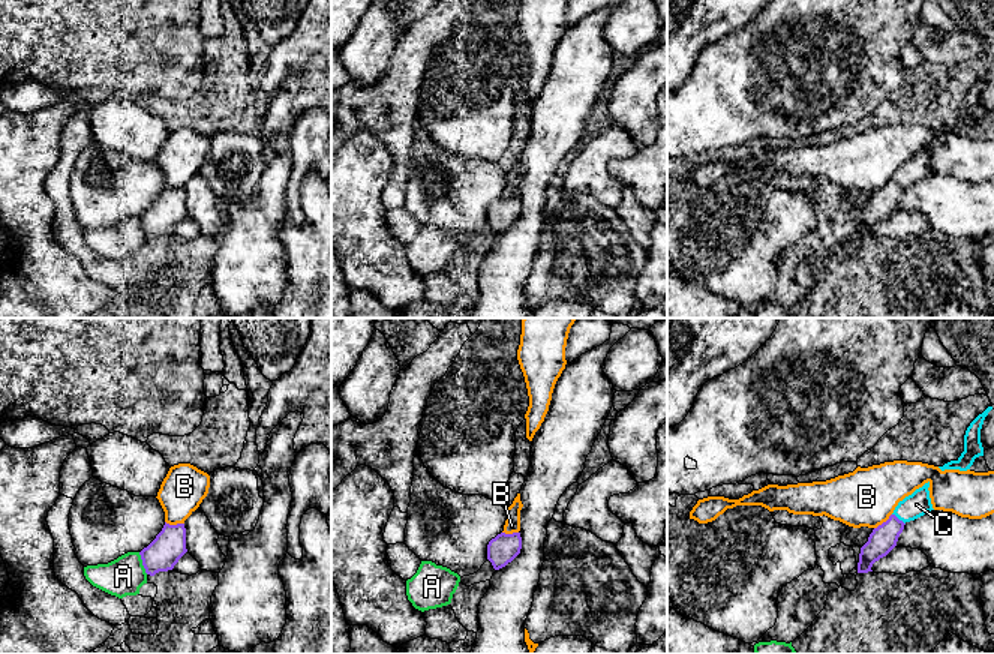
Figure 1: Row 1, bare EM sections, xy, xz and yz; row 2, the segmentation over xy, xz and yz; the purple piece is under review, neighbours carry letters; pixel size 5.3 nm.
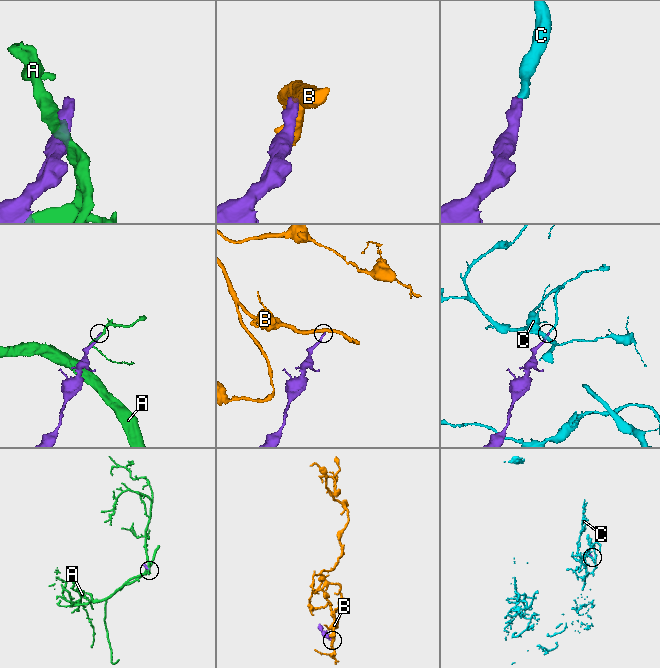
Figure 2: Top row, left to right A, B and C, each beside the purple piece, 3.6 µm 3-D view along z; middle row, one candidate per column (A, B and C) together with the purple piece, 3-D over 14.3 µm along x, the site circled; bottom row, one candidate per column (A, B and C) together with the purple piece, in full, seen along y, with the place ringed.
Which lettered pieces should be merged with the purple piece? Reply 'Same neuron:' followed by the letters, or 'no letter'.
Same neuron: C

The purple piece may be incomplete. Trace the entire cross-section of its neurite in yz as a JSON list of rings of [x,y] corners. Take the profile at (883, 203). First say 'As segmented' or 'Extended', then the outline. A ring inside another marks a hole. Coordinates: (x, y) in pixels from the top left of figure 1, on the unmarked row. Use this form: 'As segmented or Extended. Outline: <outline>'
Extended. Outline: [[[930,146],[900,165],[889,183],[873,194],[868,206],[861,212],[858,237],[873,236],[873,228],[897,210],[904,189],[934,174],[928,152]]]

